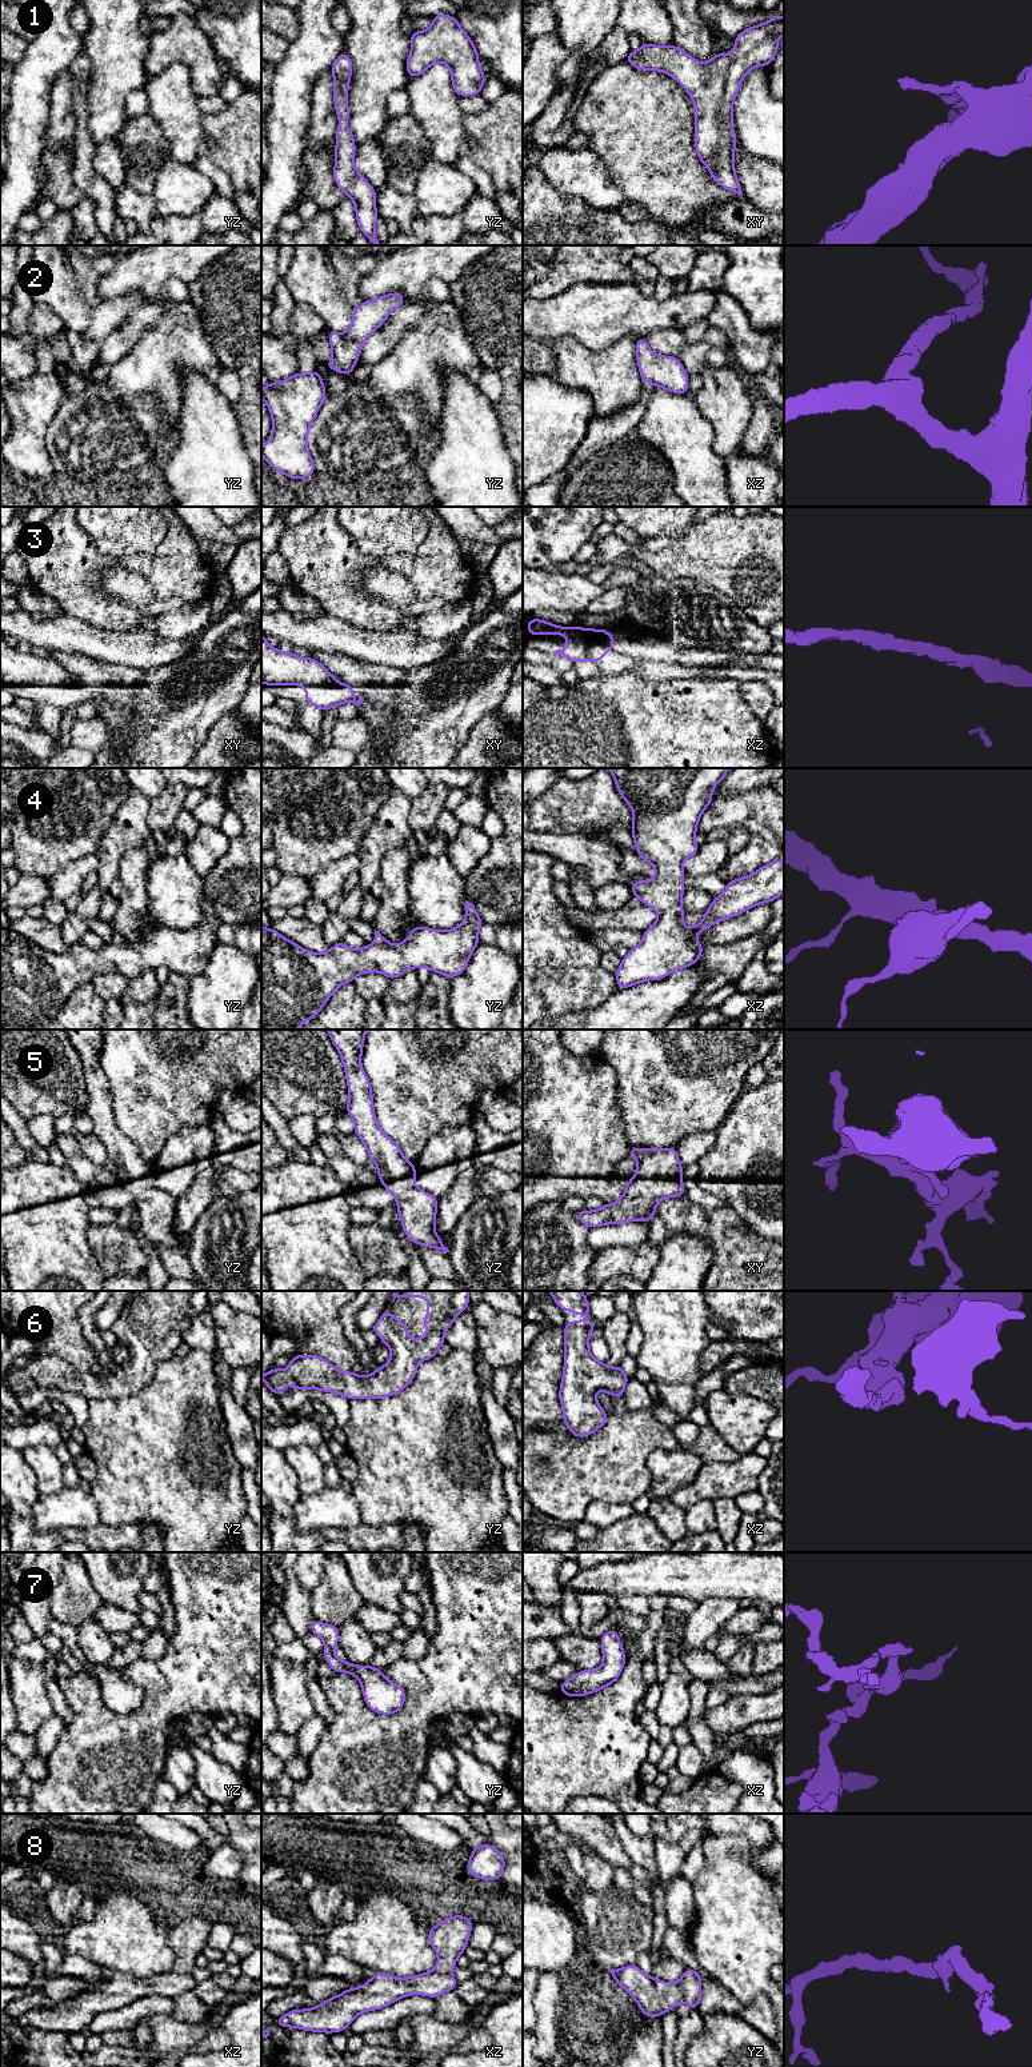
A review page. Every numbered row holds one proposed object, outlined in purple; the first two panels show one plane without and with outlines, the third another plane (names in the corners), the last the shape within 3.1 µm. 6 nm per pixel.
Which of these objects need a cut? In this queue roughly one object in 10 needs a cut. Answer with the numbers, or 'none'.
none

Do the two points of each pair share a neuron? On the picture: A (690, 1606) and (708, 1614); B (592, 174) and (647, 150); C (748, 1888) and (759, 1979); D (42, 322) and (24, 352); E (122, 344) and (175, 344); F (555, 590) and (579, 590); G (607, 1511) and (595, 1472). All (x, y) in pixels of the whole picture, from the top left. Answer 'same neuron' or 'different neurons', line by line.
A: different neurons
B: different neurons
C: same neuron
D: same neuron
E: different neurons
F: same neuron
G: different neurons

